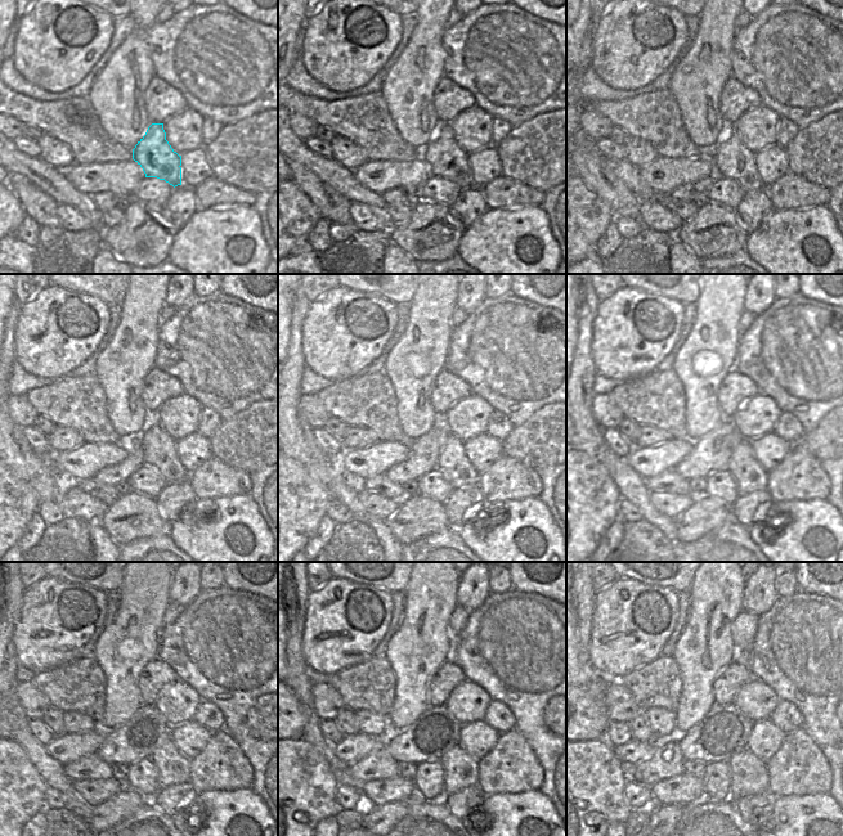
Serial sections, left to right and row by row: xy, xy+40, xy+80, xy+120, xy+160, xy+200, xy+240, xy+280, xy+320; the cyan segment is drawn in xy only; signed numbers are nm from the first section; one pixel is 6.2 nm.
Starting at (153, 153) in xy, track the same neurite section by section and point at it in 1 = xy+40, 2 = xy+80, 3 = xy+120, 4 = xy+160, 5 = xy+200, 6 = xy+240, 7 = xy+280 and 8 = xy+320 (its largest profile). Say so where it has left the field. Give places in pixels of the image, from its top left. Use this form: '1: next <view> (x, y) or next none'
1: next xy+40 (443, 154)
2: next xy+80 (731, 158)
3: next xy+120 (158, 449)
4: next xy+160 (453, 462)
5: next xy+200 (749, 476)
6: next xy+240 (173, 767)
7: next xy+280 (460, 769)
8: next xy+320 (748, 774)

